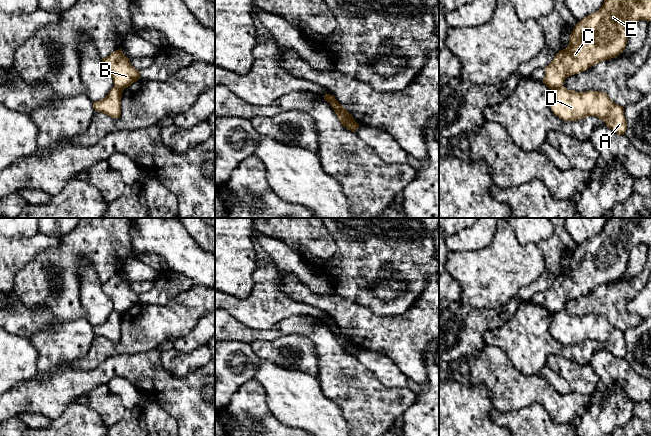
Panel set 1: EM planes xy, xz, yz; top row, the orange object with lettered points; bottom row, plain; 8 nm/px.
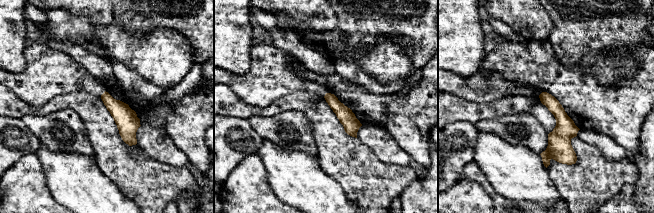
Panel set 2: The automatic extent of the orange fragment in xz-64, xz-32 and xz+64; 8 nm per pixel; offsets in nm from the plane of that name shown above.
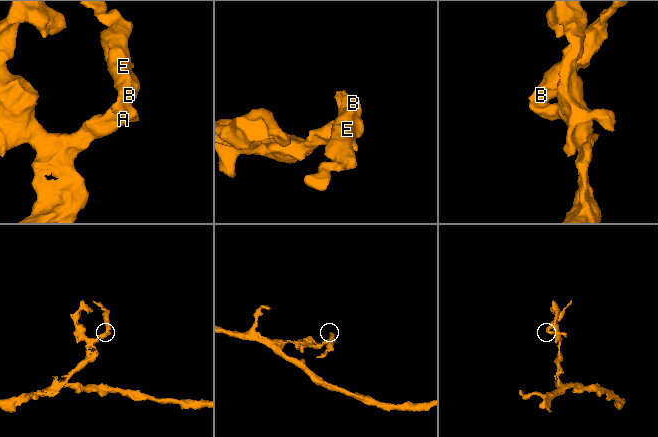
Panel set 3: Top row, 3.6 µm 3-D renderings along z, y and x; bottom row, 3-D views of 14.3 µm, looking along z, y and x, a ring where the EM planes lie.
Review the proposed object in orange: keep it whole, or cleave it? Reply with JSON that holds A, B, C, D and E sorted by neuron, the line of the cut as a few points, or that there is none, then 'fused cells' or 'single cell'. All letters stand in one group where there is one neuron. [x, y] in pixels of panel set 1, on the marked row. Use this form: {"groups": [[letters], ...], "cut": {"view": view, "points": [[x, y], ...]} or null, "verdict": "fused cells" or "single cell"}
{"groups": [["A", "D"], ["B", "C", "E"]], "cut": {"view": "xz", "points": [[334, 108], [339, 112], [347, 127]]}, "verdict": "fused cells"}

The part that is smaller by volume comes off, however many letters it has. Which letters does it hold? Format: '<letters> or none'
B, C, E

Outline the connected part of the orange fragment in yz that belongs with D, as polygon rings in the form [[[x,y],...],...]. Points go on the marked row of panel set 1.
[[[564,86],[557,87],[551,90],[551,109],[564,121],[595,116],[618,135],[624,135],[627,129],[624,108],[615,104],[605,92],[577,92]]]

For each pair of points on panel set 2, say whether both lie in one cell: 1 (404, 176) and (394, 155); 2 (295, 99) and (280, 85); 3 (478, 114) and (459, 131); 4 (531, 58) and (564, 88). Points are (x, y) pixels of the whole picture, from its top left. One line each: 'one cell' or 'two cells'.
1: two cells
2: two cells
3: two cells
4: one cell

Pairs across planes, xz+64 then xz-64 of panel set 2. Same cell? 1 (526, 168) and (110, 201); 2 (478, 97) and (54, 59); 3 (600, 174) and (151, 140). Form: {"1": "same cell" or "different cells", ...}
{"1": "same cell", "2": "same cell", "3": "different cells"}

